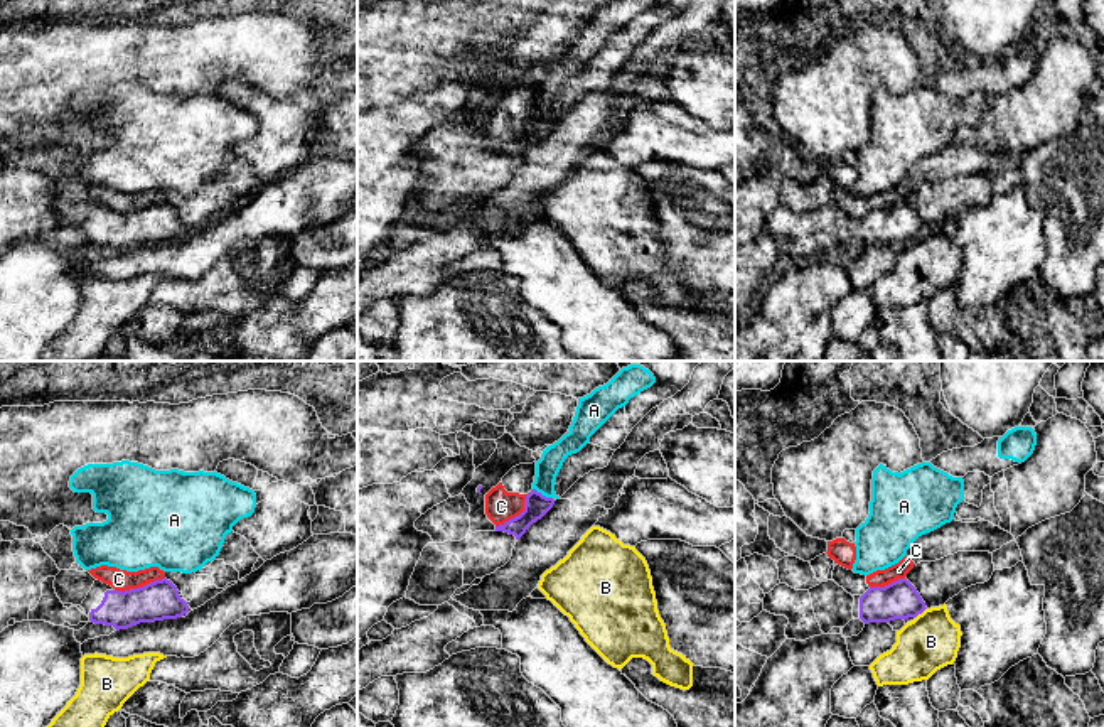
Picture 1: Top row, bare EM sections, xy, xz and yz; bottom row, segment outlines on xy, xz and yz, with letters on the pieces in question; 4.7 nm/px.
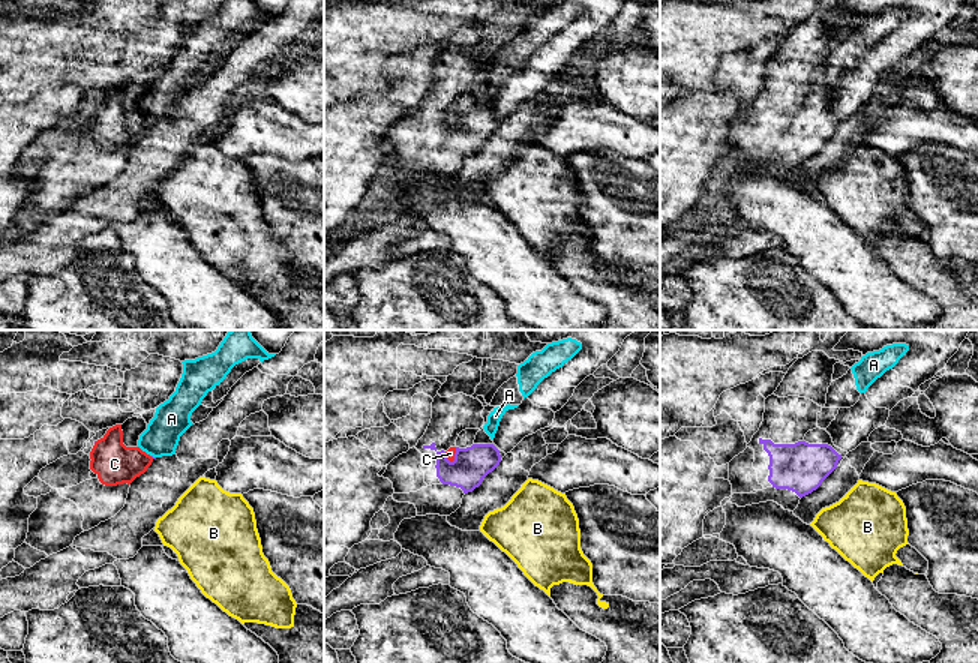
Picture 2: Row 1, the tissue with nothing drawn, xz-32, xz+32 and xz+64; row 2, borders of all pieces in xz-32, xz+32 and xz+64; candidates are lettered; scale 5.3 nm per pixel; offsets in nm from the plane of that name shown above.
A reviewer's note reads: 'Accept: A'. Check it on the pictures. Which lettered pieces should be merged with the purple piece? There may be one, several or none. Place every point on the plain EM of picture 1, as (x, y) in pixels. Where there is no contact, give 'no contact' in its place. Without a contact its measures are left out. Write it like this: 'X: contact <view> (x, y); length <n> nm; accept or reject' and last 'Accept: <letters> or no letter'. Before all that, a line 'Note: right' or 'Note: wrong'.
Note: wrong
A: contact xz (541, 117); length 110 nm; reject
B: contact yz (921, 235); length 80 nm; reject
C: contact xy (139, 210); length 240 nm; reject
Accept: no letter

